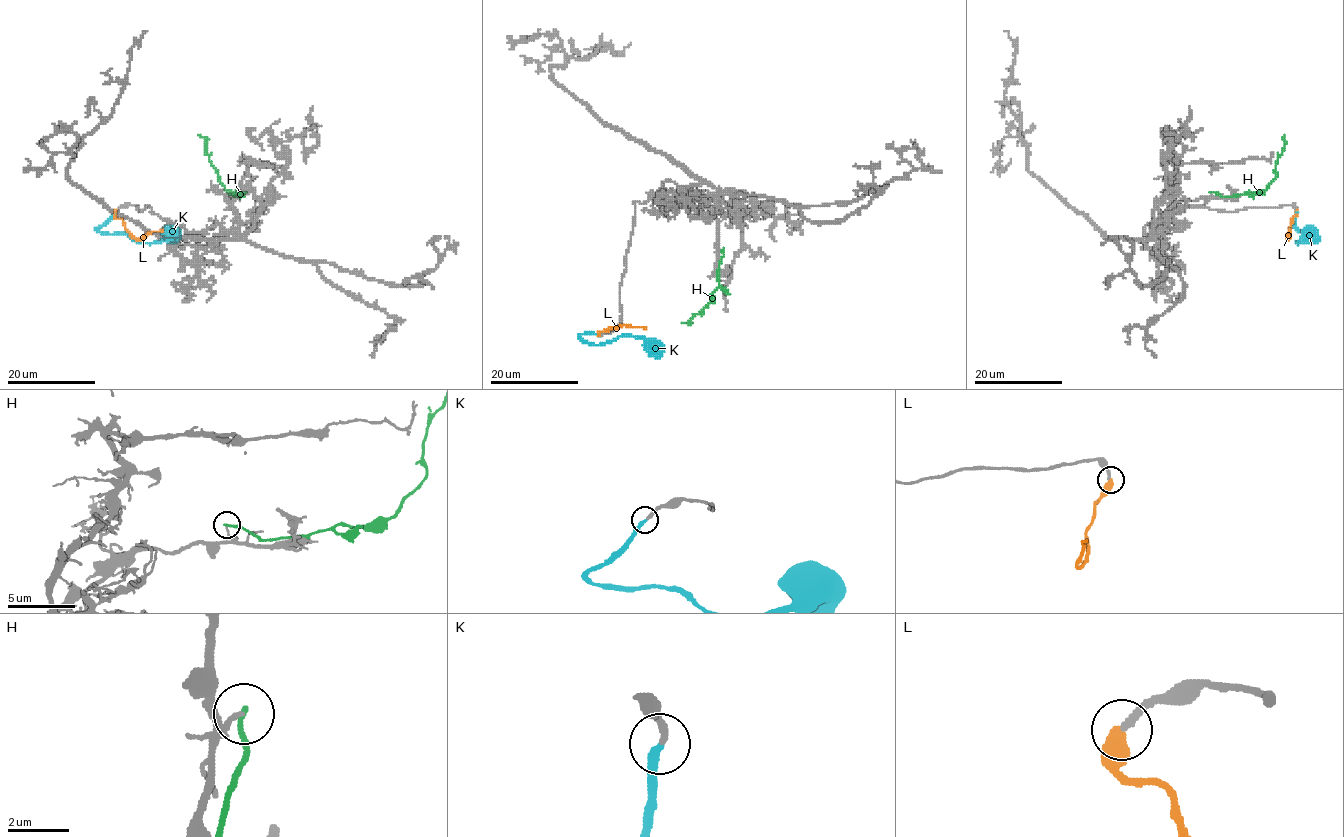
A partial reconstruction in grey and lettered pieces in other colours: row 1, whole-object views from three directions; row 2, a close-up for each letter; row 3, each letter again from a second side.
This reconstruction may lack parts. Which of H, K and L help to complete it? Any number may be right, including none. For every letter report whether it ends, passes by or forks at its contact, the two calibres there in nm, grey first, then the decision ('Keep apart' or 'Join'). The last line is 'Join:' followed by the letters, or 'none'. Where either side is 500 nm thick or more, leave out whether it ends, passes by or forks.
H: It ends there. Thickness 130 nm (grey) against 170 nm. Keep apart
K: It ends there. Thickness 220 nm (grey) against 280 nm. Join
L: Thickness 220 nm (grey) against 500 nm. Keep apart
Join: K

